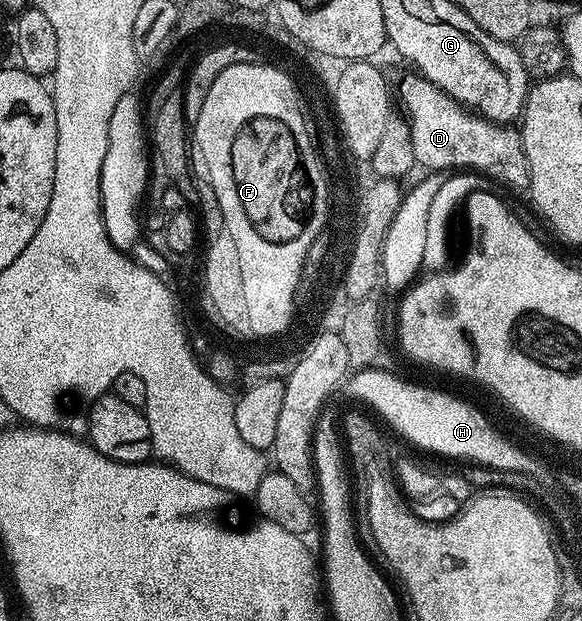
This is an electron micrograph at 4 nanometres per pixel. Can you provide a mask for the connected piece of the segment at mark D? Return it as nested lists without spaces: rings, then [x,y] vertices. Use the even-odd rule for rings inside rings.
[[[423,89],[409,90],[403,101],[411,112],[409,132],[413,155],[420,166],[424,165],[424,170],[478,171],[488,178],[496,177],[511,185],[528,184],[523,139],[518,132],[502,132],[499,130],[502,128],[491,126],[486,120],[463,112],[458,104],[438,89]]]

